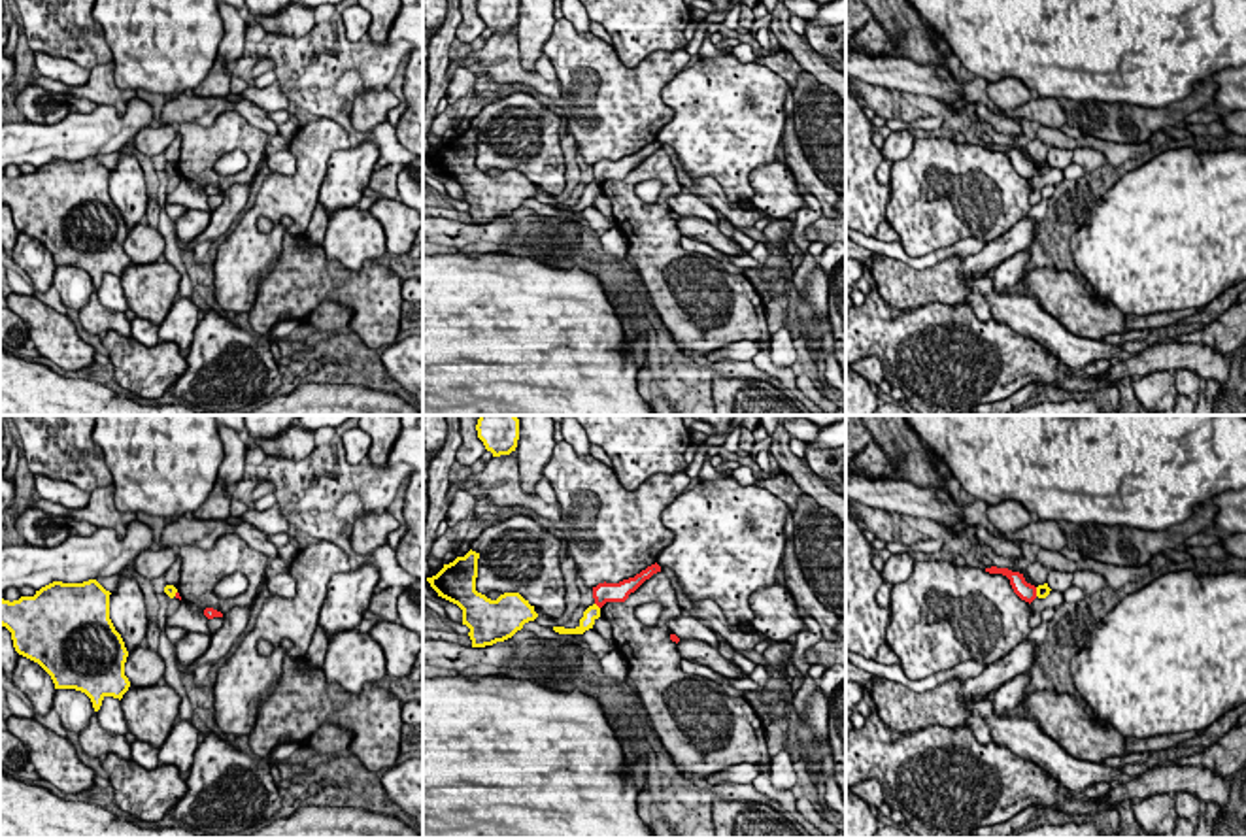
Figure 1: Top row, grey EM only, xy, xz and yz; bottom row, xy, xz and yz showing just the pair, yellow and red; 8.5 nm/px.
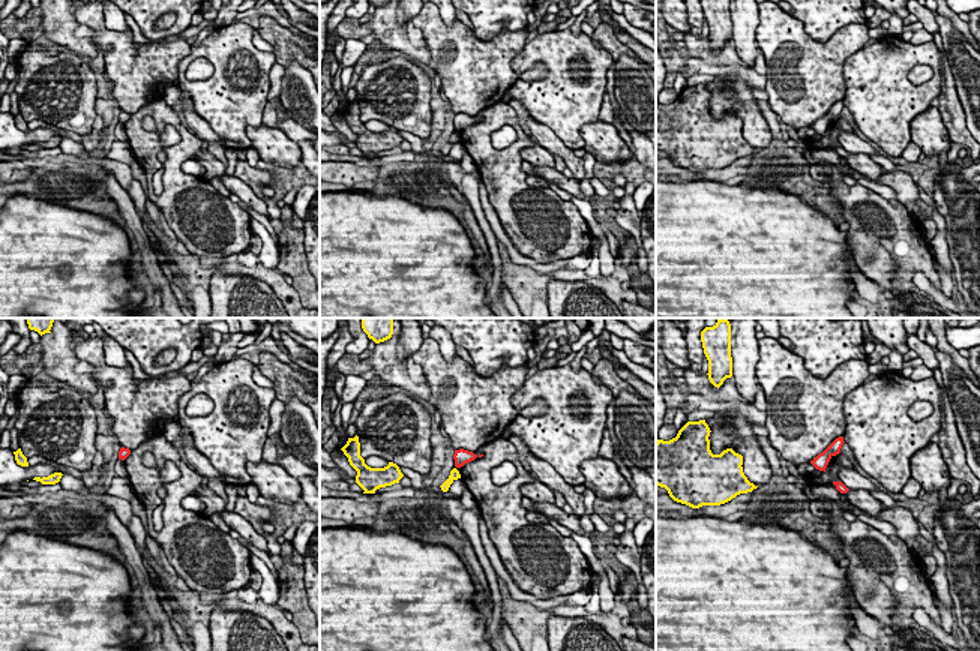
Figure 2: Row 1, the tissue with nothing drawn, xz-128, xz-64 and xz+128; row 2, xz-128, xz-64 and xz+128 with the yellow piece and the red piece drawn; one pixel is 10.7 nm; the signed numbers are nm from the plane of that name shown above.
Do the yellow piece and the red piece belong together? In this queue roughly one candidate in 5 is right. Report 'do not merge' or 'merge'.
do not merge

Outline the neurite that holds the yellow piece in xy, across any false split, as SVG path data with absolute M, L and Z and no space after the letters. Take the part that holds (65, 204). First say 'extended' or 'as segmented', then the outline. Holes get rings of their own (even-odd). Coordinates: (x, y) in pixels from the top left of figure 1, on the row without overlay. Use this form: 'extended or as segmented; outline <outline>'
as segmented; outline M96 157L83 160L53 159L34 174L0 176L0 202L11 210L19 232L38 240L53 257L55 266L85 270L94 289L106 274L123 276L130 259L125 253L128 228L109 196L109 168Z

